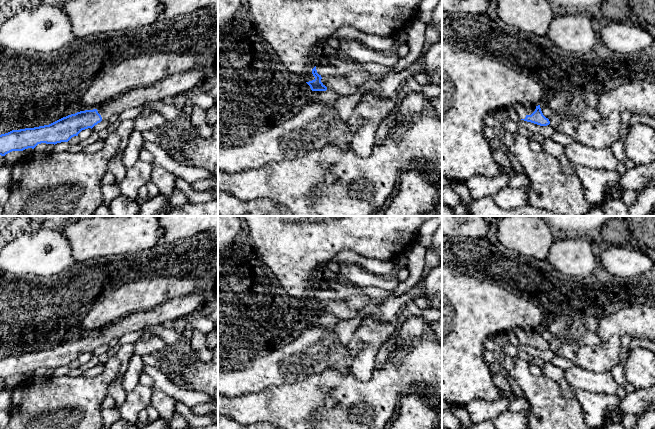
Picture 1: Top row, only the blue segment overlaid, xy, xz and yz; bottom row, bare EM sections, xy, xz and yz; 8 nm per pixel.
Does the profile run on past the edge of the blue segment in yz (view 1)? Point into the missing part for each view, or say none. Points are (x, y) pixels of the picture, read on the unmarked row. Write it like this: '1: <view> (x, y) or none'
1: yz (521, 334)

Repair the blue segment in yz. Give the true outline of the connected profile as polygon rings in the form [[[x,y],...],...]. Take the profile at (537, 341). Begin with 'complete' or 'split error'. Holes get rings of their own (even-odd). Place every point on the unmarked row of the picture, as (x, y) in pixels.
split error; [[[518,329],[515,331],[516,337],[521,344],[531,346],[540,350],[547,350],[550,348],[548,342],[546,342],[538,330],[524,330]]]

